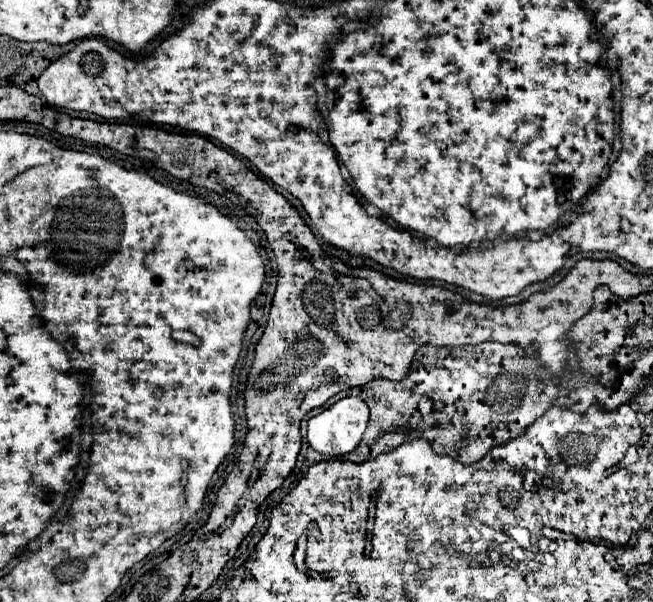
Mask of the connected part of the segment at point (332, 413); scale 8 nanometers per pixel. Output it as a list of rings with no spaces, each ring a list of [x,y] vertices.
[[[347,396],[335,402],[333,406],[325,408],[317,416],[309,418],[307,422],[307,442],[313,450],[325,454],[325,456],[343,456],[349,454],[359,442],[369,422],[369,406],[359,396]]]

